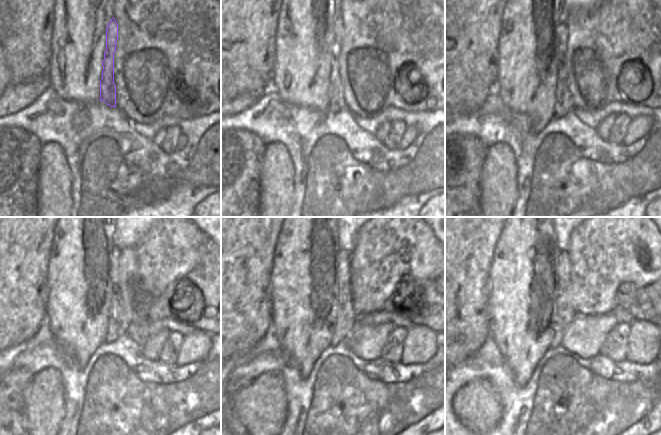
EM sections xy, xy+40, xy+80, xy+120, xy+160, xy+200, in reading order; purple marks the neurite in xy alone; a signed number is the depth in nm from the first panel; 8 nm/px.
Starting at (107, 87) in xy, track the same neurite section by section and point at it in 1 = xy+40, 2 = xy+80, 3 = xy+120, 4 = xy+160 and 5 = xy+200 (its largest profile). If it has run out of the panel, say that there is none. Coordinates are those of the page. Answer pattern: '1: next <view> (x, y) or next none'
1: next xy+40 (336, 103)
2: next xy+80 (563, 103)
3: next xy+120 (118, 322)
4: next xy+160 (345, 318)
5: next xy+200 (566, 313)

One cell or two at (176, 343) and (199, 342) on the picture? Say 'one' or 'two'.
two

